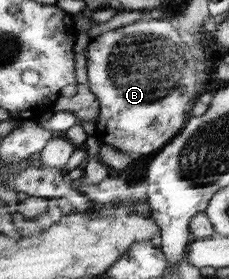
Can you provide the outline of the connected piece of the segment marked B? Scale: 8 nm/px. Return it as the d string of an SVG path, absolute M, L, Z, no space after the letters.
M141 19L91 38L86 54L89 78L86 86L99 102L94 141L106 143L134 157L153 155L184 128L183 115L196 103L195 87L198 87L198 83L192 47L187 41L181 41L179 32L172 21Z

